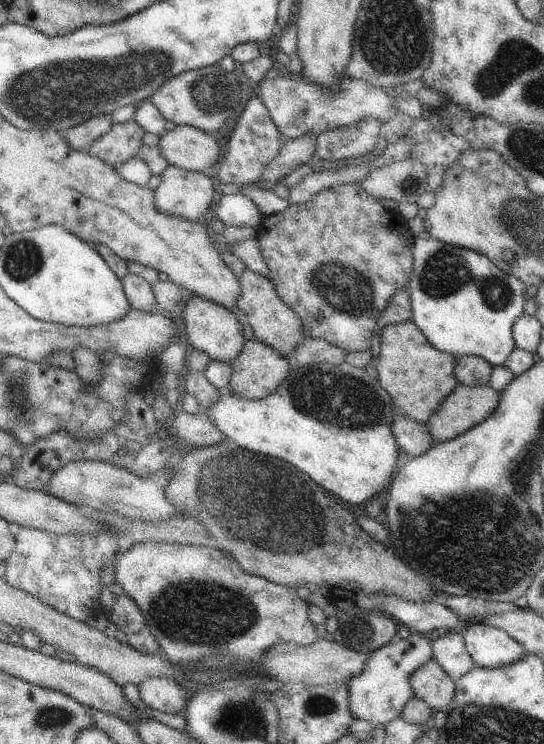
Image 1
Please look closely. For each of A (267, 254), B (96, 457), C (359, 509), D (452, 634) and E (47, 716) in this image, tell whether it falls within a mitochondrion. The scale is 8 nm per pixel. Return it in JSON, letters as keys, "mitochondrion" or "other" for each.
{"A":"other","B":"other","C":"other","D":"other","E":"mitochondrion"}

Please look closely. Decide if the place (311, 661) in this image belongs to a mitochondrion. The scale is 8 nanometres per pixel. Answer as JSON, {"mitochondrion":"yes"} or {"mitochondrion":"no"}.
{"mitochondrion":"no"}

